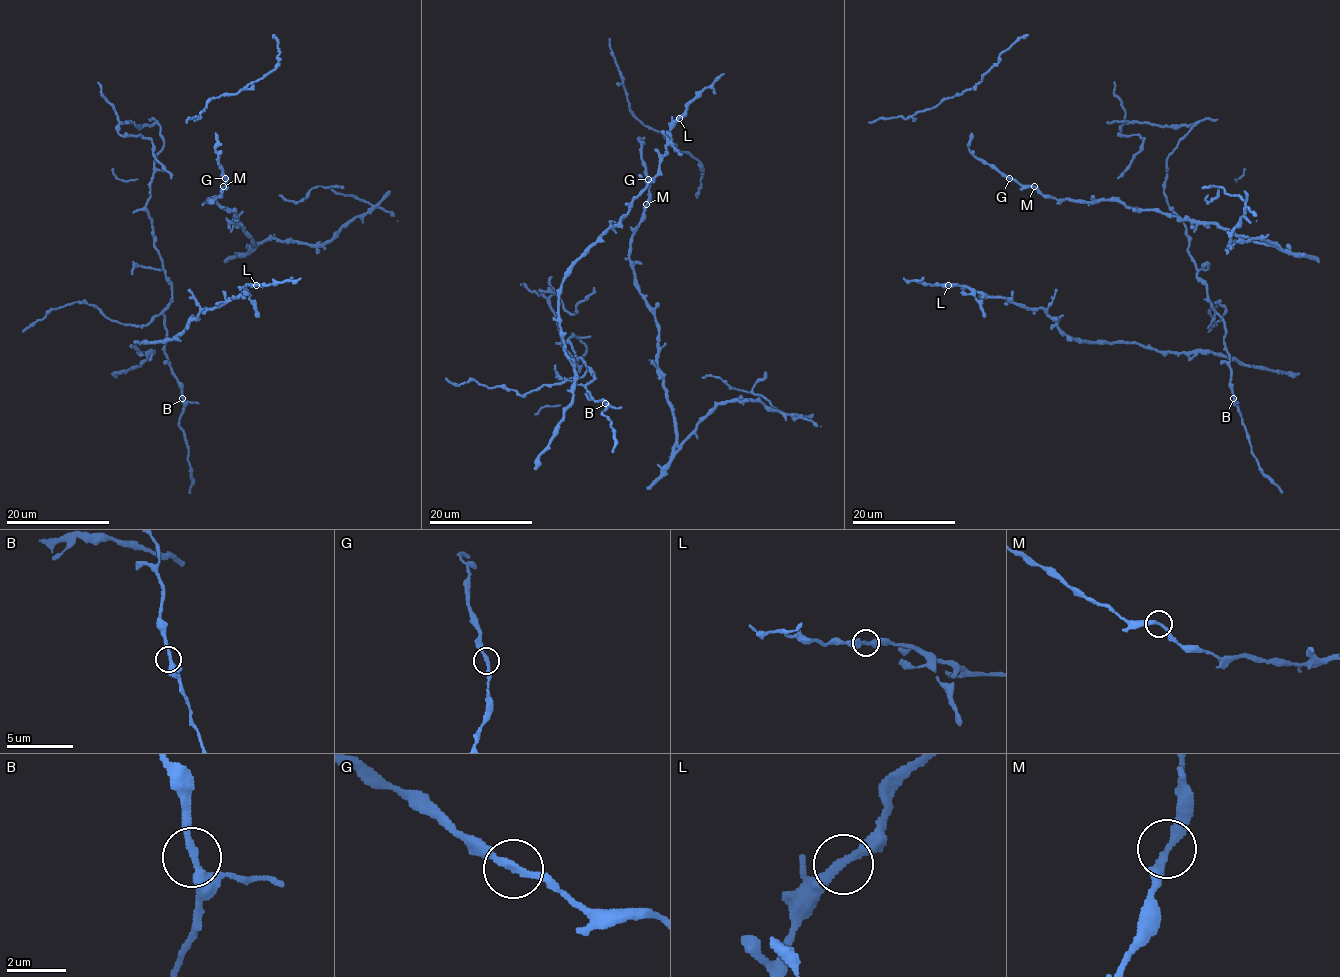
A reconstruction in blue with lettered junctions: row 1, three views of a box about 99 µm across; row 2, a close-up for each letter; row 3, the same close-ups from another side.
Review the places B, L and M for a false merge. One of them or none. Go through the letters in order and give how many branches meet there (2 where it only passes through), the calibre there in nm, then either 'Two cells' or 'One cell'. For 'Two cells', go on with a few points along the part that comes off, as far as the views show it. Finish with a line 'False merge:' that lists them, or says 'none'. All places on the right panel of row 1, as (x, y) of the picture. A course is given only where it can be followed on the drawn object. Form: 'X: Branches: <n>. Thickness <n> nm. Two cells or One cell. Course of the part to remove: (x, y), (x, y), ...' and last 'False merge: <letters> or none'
B: Branches: 2. Thickness 280 nm. One cell
L: Branches: 2. Thickness 280 nm. One cell
M: Branches: 2. Thickness 280 nm. One cell
False merge: none

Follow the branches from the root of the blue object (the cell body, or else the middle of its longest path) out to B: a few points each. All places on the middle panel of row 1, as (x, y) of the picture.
B: (578, 364), (586, 346), (573, 334), (568, 341), (576, 357), (595, 376), (586, 386), (587, 397), (605, 403)

